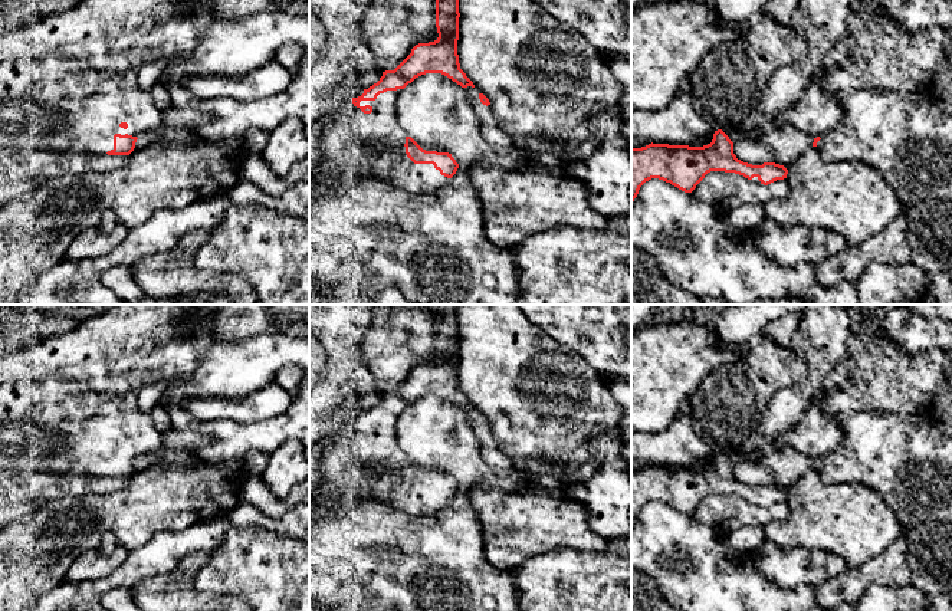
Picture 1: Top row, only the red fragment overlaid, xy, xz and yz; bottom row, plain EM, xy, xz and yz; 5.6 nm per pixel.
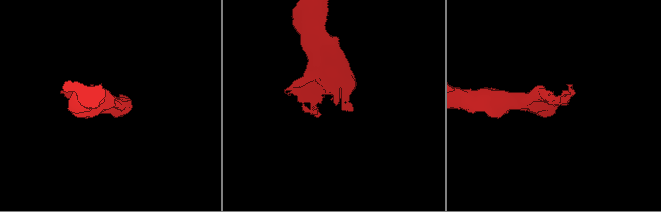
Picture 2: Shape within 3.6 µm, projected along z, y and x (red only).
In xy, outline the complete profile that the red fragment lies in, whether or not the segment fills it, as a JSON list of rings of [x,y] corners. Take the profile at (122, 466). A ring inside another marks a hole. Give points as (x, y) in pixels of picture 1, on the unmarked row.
[[[55,378],[19,381],[14,384],[0,385],[0,469],[3,470],[32,470],[70,474],[75,480],[81,480],[86,476],[129,477],[135,470],[137,461],[142,459],[154,459],[158,454],[161,444],[163,434],[155,430],[150,413],[138,408],[134,391],[102,392],[85,382],[72,382]]]

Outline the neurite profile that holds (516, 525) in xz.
[[[483,483],[459,486],[459,489],[469,496],[472,509],[482,525],[485,555],[498,568],[512,571],[523,561],[558,548],[604,553],[611,546],[605,538],[590,529],[585,505],[572,500],[565,490],[525,486],[505,492]]]

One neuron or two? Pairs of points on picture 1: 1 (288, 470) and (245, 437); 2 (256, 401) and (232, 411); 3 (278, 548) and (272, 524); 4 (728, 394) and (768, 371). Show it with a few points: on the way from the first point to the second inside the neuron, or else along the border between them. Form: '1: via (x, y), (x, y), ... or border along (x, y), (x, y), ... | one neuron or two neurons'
1: border along (294, 437), (282, 442), (269, 455) | two neurons
2: via (250, 407), (248, 410), (238, 410) | one neuron
3: border along (242, 525), (261, 525), (294, 539) | two neurons
4: via (738, 393), (758, 374) | one neuron

